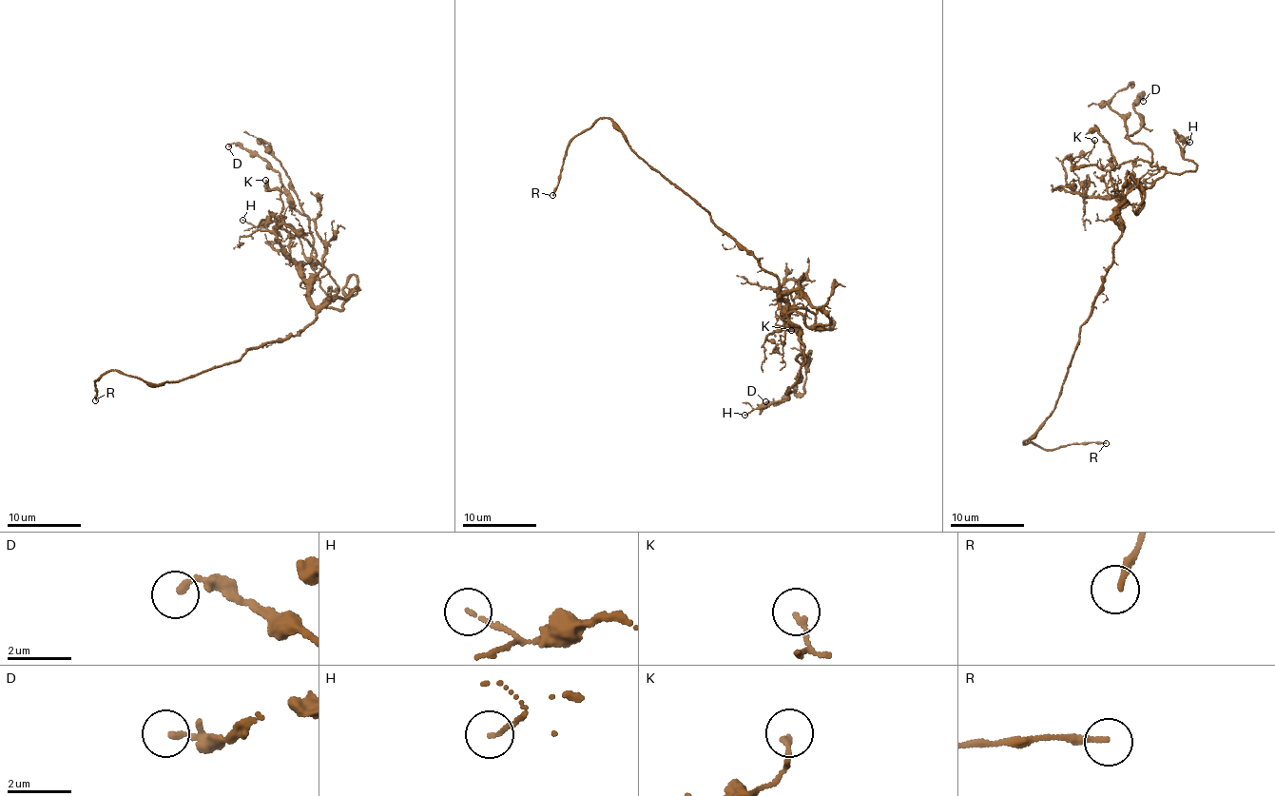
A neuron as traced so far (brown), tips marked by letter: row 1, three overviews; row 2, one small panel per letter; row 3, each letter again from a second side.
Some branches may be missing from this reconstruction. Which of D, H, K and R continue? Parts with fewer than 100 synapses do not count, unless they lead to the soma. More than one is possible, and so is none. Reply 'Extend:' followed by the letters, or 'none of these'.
Extend: R

